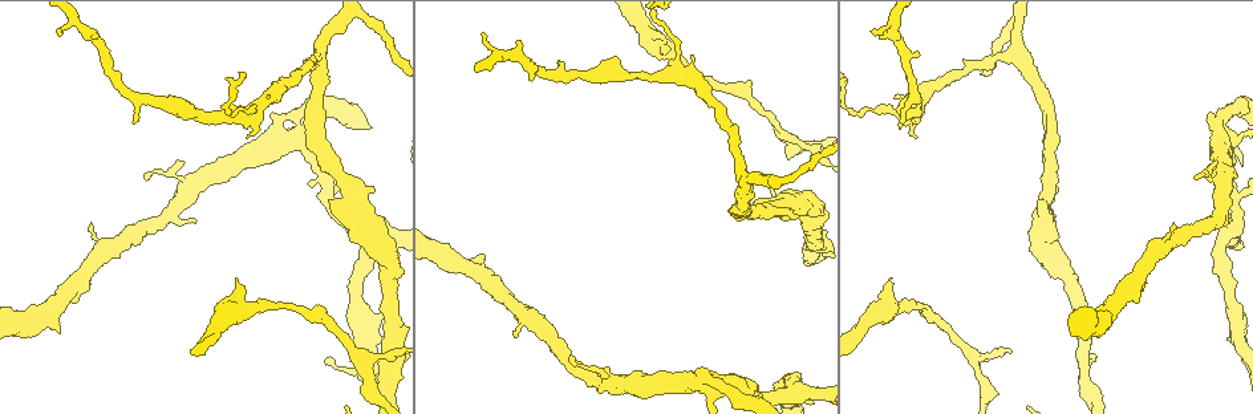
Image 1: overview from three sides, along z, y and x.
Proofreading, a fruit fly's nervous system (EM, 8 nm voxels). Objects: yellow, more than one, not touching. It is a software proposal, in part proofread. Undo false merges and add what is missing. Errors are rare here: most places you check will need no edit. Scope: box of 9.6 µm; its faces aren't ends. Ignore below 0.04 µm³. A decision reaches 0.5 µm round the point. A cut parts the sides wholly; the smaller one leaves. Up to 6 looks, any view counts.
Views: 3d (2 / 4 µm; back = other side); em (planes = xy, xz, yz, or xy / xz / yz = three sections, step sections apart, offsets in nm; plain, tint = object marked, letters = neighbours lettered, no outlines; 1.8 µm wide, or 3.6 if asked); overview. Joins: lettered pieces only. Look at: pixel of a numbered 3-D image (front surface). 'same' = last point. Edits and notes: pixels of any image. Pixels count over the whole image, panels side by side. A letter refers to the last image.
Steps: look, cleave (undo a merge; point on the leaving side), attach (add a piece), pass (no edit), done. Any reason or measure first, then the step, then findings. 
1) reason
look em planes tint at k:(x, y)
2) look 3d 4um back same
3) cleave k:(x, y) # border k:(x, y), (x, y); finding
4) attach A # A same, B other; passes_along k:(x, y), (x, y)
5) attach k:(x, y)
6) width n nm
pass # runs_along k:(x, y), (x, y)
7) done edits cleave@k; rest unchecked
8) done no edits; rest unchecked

thick end
look 3d 2um at 1:(237, 281)

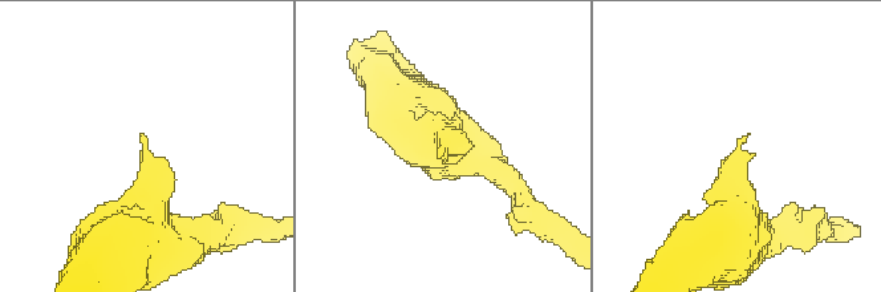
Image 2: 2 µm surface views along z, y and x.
need the tissue
look em xy step 16 tint at 2:(142, 136)

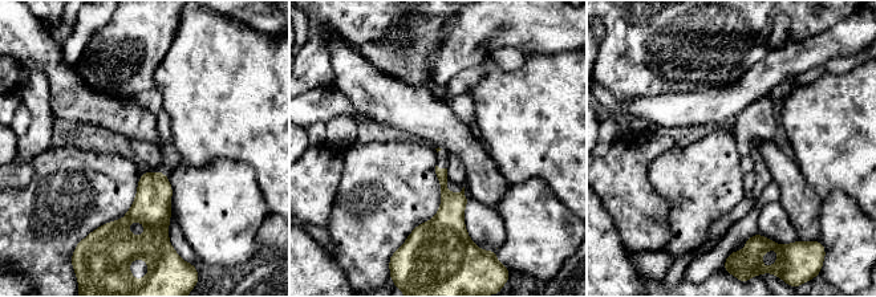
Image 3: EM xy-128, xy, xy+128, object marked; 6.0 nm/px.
cut it another way
look em planes letters same

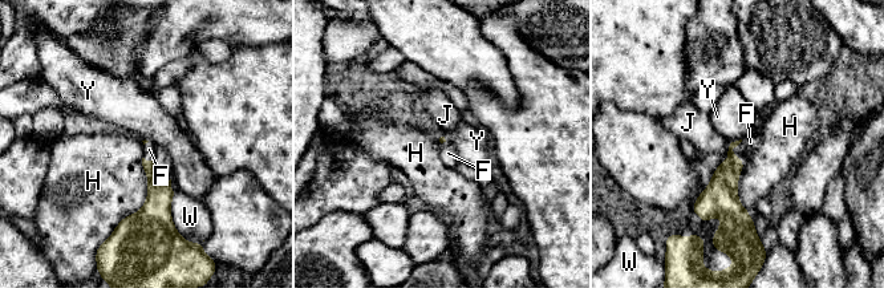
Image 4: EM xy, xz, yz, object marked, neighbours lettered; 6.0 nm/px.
attach F # F same, H other, J other, W other, Y other; the cell continues

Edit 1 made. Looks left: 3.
redraw
look overview

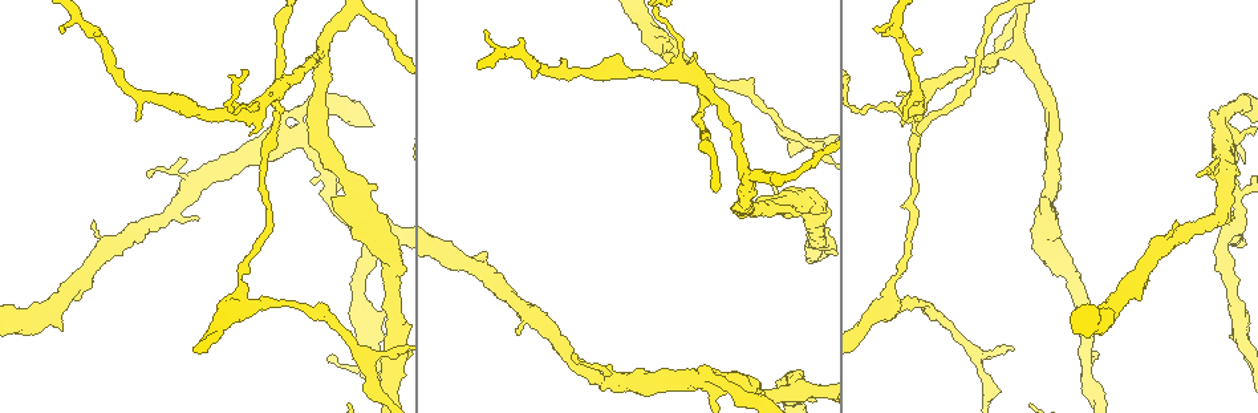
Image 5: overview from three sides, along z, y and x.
free end
look em planes letters at 5:(815, 399)

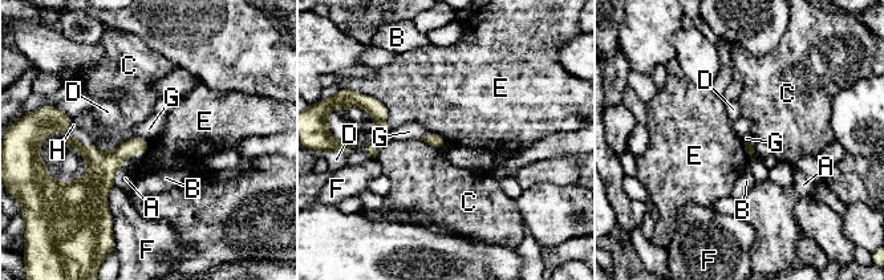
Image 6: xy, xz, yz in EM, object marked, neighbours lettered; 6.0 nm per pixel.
pass # A other, B other, C other, D other, E other, F other, G other, H other; border 6:(133, 137), (144, 137), (149, 142); none of them fits

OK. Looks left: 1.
done edits attach@4; rest unchecked

